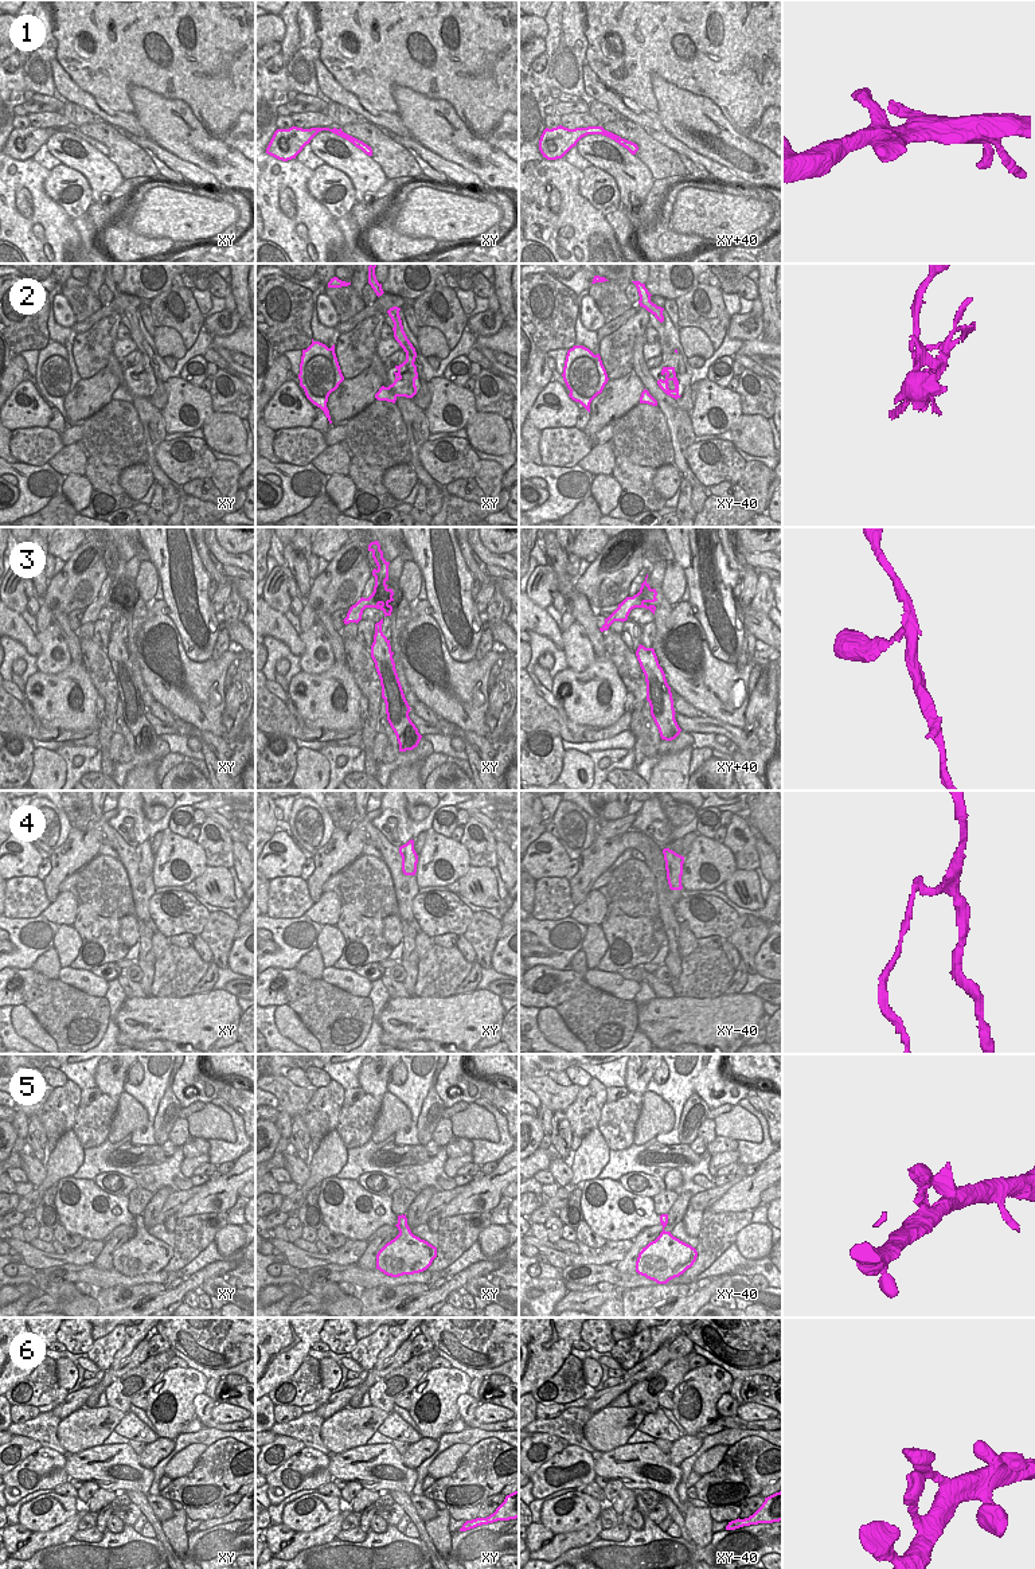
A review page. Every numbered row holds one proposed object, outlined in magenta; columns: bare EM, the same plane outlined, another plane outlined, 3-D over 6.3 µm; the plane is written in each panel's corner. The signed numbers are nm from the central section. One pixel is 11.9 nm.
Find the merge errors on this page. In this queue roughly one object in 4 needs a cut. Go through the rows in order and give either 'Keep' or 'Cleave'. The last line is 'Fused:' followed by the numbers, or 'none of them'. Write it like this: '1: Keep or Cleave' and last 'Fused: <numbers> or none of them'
1: Keep
2: Cleave
3: Cleave
4: Cleave
5: Keep
6: Keep
Fused: 2, 3, 4

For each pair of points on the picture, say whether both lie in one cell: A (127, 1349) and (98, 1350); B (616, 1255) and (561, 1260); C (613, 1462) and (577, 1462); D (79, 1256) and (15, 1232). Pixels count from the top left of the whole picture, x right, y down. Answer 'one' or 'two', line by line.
A: two
B: one
C: two
D: two

